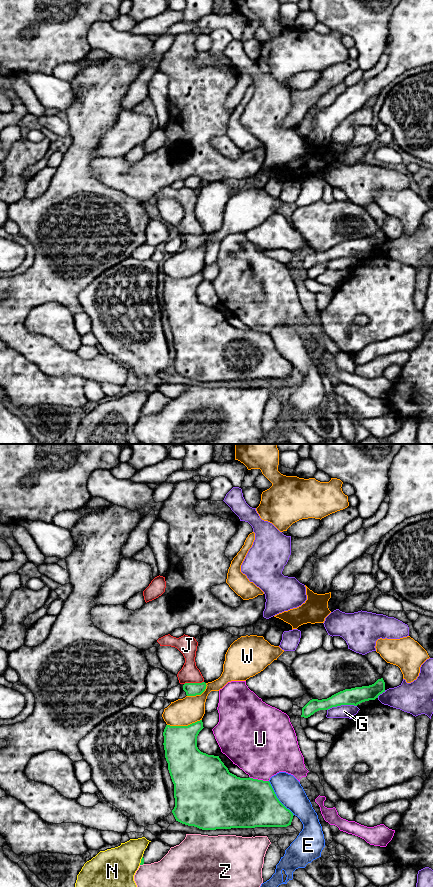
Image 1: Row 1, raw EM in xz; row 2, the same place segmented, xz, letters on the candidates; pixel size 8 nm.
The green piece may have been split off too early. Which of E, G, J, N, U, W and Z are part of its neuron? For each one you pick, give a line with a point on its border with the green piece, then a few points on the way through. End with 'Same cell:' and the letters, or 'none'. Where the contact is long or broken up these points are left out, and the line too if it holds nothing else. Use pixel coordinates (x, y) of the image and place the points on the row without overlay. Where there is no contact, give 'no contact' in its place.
Same cell: none

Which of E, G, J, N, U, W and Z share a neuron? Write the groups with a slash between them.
E / G / J / N / U / W / Z

